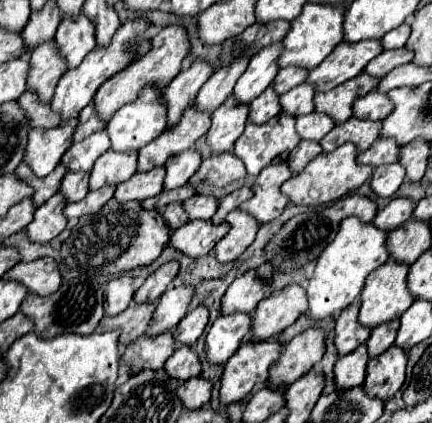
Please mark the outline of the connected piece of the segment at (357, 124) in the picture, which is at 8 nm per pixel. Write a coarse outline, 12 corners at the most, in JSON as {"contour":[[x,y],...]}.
{"contour":[[351,117],[319,143],[325,153],[343,143],[359,151],[381,135],[381,123]]}

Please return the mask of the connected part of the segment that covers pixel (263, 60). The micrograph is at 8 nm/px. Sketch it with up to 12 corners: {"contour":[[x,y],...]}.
{"contour":[[281,41],[257,51],[235,85],[251,103],[277,75]]}

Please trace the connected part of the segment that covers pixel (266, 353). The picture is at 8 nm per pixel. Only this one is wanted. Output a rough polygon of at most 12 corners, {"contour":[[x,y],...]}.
{"contour":[[247,341],[225,363],[221,403],[269,379],[281,343]]}

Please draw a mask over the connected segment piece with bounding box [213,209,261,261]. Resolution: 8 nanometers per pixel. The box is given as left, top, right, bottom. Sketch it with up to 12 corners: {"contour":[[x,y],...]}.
{"contour":[[227,215],[229,233],[213,249],[217,261],[235,261],[253,243],[255,217]]}

